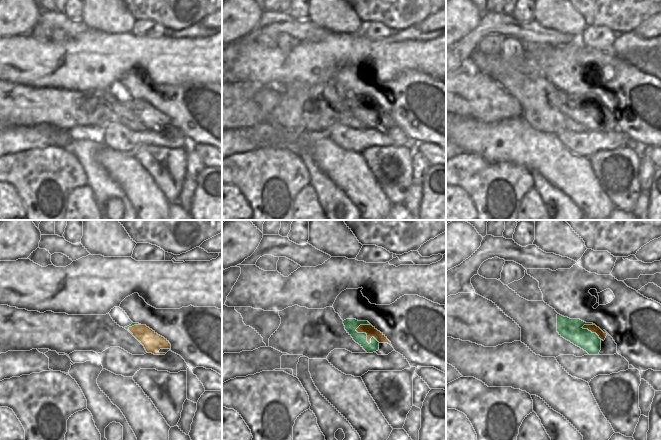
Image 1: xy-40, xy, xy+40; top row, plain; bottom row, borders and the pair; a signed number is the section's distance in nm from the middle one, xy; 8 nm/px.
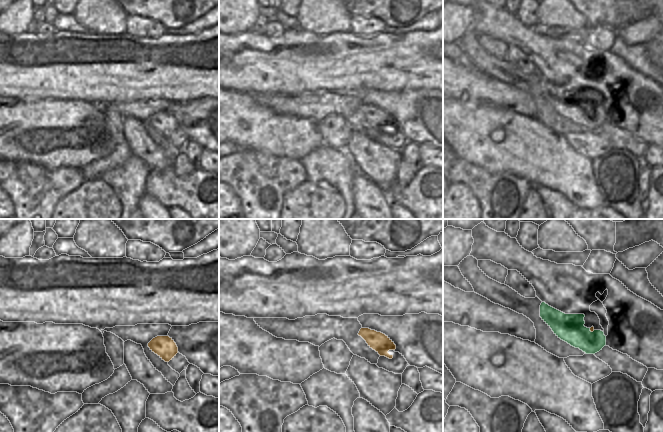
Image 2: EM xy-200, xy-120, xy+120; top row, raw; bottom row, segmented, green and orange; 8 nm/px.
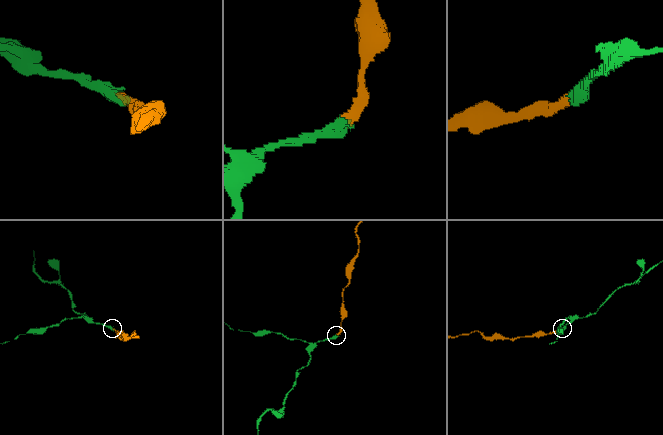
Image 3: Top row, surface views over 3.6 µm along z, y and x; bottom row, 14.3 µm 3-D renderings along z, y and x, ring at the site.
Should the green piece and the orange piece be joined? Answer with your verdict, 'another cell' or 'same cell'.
same cell

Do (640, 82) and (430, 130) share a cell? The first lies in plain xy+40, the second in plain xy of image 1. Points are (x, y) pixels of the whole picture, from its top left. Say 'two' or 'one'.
one

